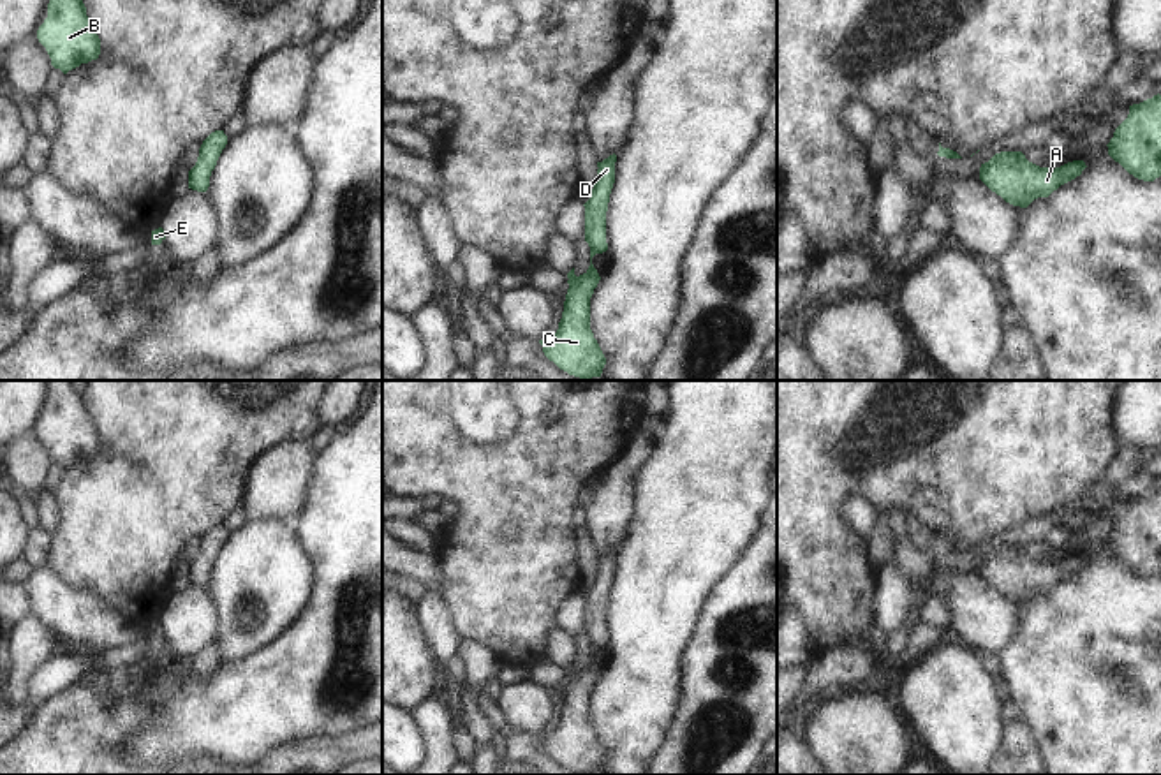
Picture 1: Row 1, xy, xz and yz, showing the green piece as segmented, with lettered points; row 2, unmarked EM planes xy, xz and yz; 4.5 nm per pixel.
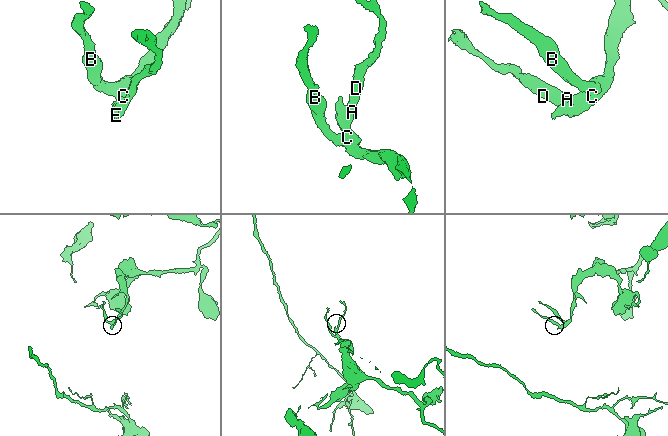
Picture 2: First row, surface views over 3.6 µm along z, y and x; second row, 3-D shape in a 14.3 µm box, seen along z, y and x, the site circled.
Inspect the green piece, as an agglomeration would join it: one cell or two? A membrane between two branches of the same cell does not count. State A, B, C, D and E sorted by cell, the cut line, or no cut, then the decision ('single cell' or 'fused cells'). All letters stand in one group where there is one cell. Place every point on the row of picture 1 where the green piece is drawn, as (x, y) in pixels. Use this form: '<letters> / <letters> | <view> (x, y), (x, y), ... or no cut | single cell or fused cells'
A B C D E | no cut | single cell

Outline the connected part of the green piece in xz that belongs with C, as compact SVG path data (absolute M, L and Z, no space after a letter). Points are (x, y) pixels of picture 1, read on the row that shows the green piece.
M617 155L597 162L597 183L585 206L585 241L590 247L590 266L576 277L574 268L567 273L567 294L557 333L539 340L544 356L569 375L590 380L601 377L606 358L590 329L590 298L601 277L592 264L595 254L608 250L606 211L615 183Z

